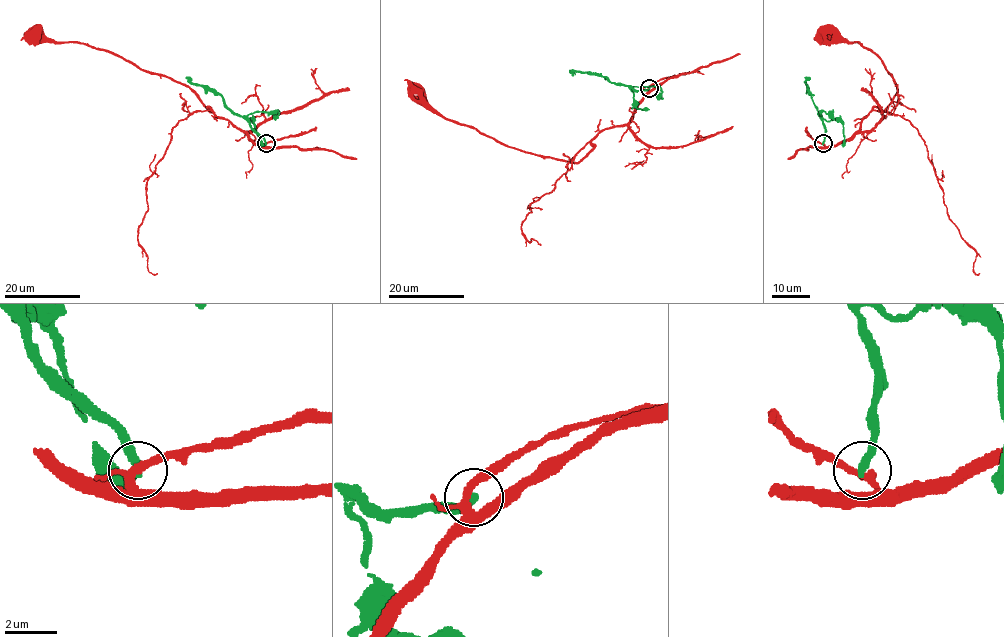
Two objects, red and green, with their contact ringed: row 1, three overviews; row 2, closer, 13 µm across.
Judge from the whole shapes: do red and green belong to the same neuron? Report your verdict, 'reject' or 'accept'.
reject

